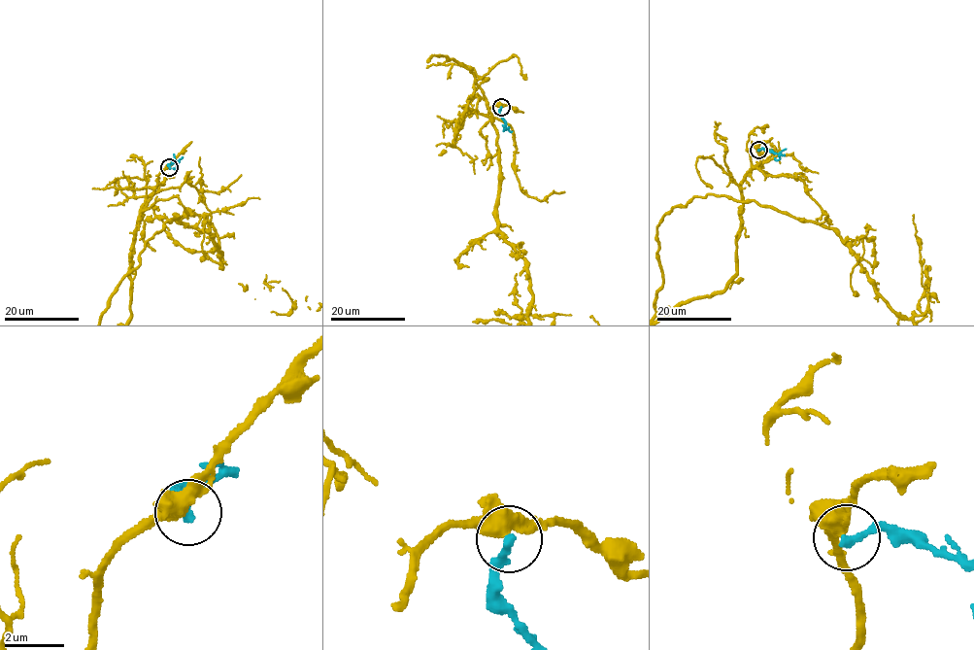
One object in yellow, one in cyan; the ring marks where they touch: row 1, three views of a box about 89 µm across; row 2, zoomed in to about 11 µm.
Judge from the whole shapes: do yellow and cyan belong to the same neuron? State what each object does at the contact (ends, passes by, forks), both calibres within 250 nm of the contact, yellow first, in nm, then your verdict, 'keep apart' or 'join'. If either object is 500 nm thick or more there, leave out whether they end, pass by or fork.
yellow forks there; cyan ends there; 400 nm thick on the yellow side, 300 nm on the other; keep apart

